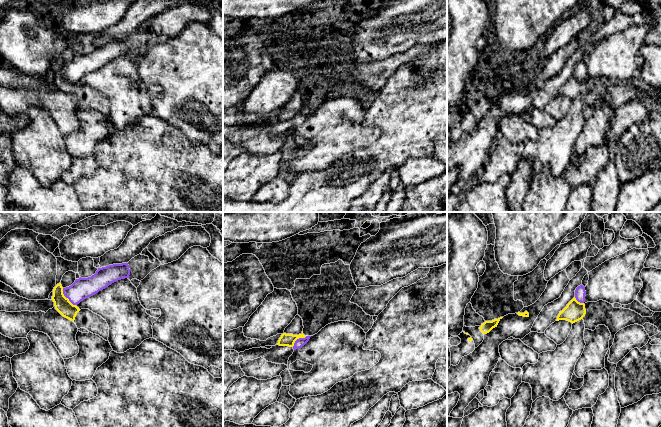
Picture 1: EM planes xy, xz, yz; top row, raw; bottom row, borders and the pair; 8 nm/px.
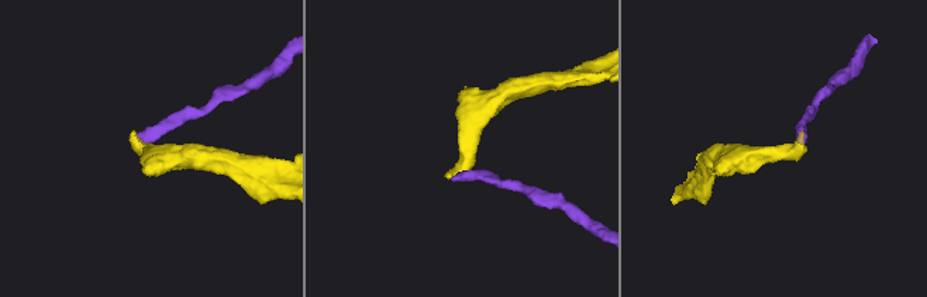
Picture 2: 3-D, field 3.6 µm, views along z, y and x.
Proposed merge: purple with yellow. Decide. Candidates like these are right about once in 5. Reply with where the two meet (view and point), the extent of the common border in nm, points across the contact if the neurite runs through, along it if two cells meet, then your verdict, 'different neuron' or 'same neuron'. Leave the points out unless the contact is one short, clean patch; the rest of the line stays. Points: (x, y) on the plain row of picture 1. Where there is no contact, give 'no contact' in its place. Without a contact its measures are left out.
contact xy (66, 73); length 180 nm; border xy (62, 64), (62, 69), (75, 81); different neuron

